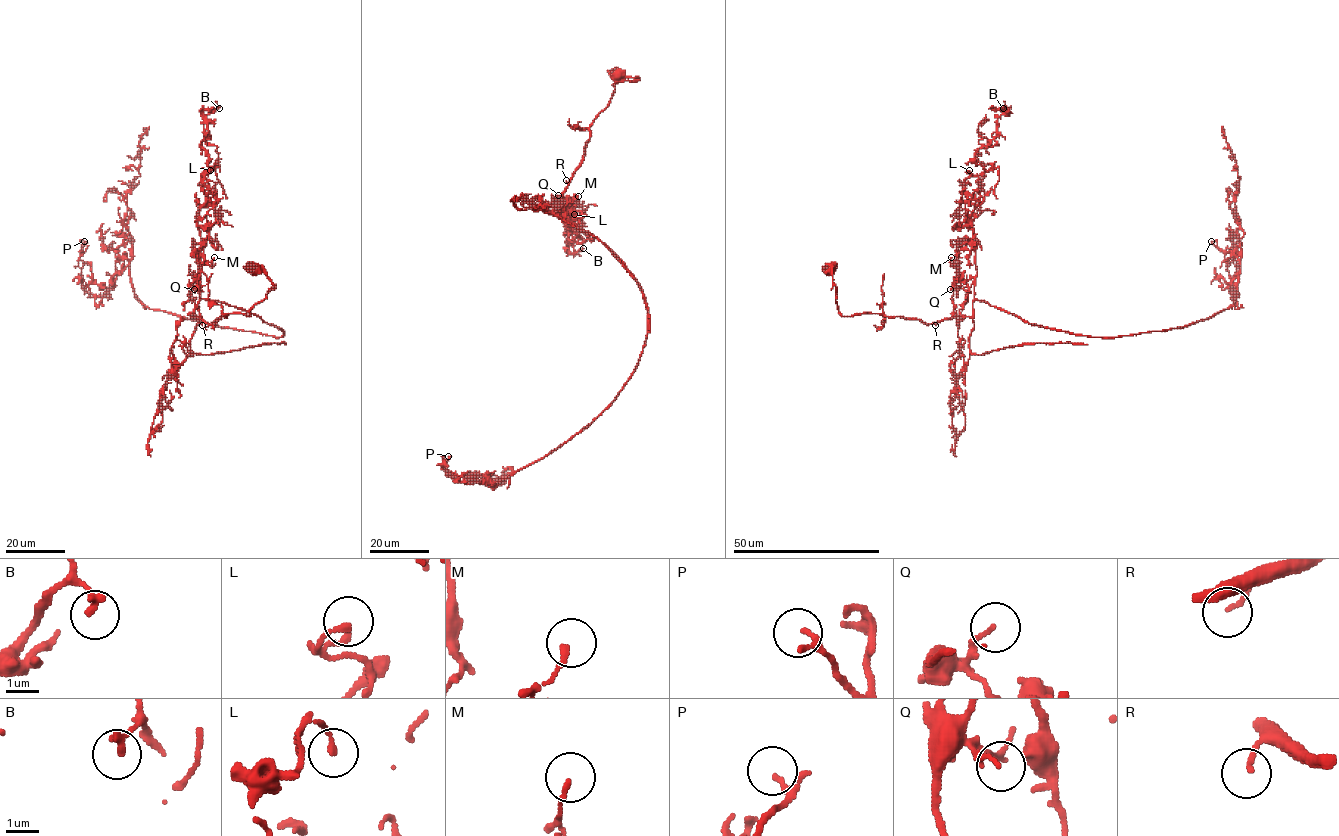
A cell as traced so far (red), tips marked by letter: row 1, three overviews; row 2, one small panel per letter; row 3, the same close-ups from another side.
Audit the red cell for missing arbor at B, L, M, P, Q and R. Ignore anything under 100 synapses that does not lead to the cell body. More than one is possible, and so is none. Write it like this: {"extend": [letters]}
{"extend": []}

